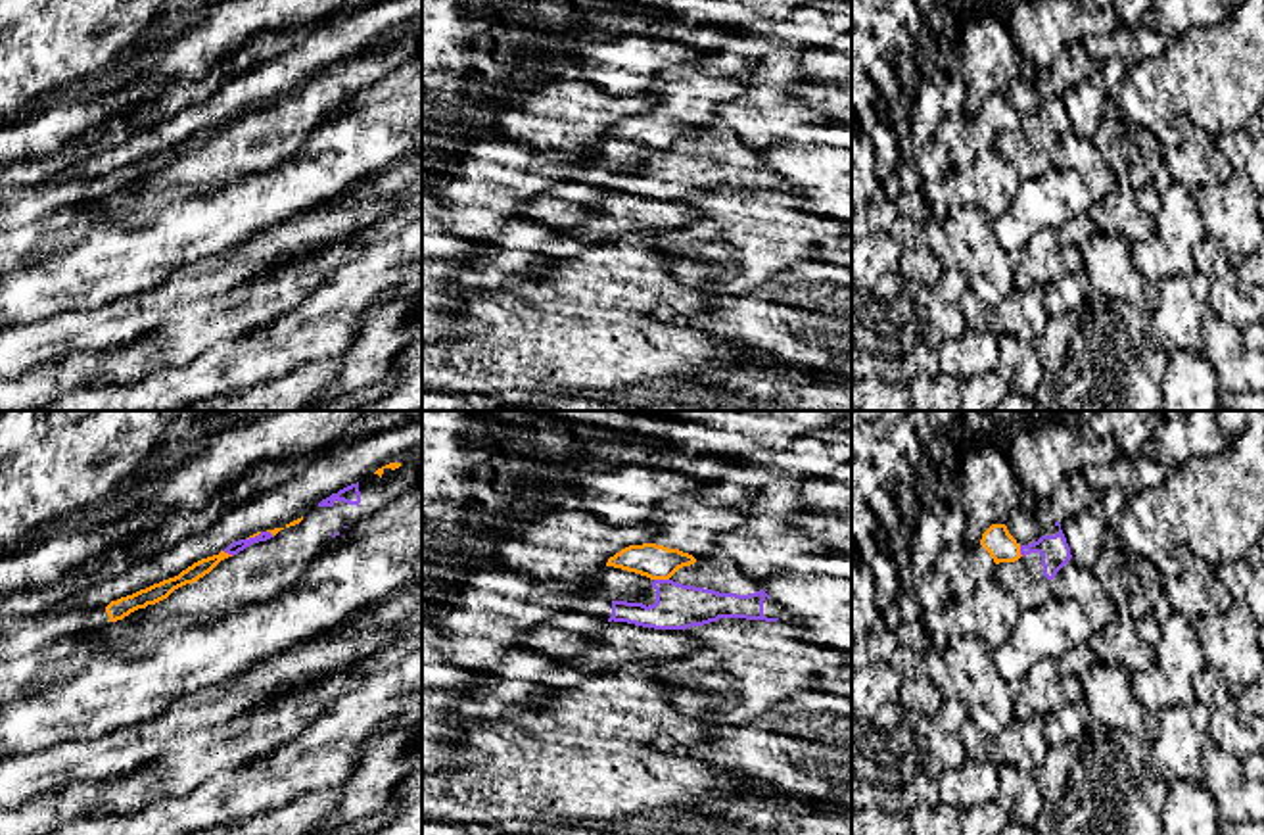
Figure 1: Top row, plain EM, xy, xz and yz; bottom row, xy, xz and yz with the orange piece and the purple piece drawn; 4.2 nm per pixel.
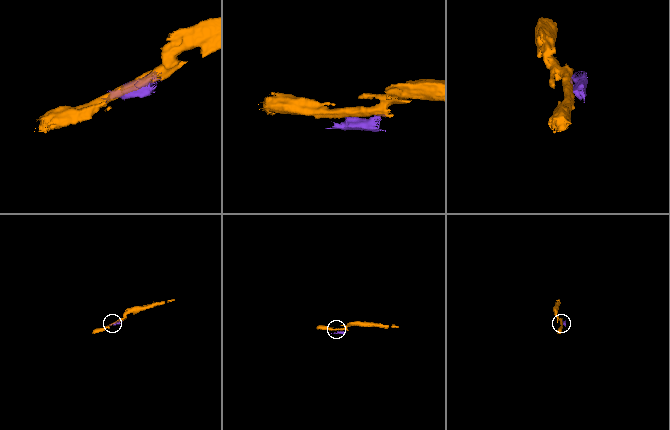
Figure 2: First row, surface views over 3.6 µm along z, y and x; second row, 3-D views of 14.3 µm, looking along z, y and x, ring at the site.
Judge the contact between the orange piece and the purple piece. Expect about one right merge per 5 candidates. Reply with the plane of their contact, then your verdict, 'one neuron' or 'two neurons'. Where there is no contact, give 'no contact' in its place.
contact in xz; two neurons

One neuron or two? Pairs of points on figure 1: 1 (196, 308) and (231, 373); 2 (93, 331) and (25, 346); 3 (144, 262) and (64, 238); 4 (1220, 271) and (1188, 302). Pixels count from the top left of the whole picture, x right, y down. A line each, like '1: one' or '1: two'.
1: two
2: one
3: two
4: two

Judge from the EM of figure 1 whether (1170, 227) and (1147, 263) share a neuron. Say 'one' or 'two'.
one

